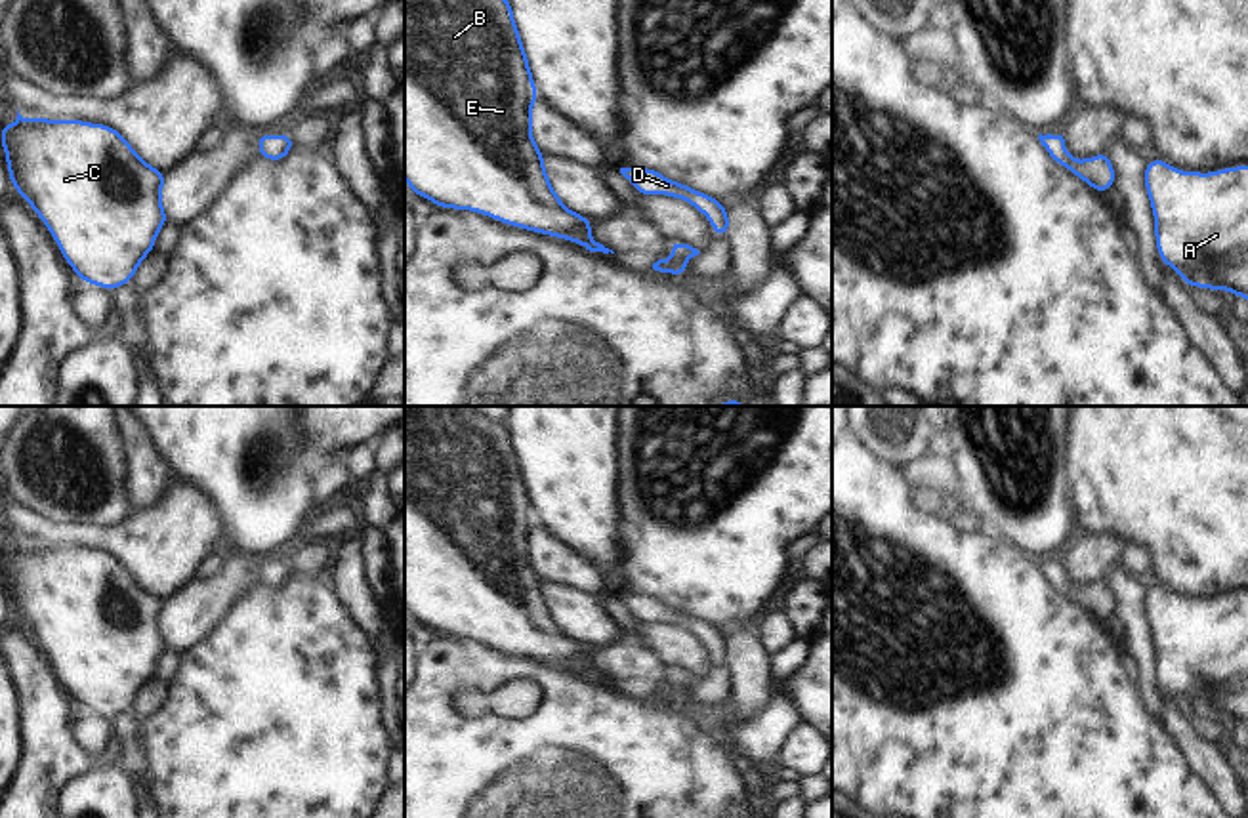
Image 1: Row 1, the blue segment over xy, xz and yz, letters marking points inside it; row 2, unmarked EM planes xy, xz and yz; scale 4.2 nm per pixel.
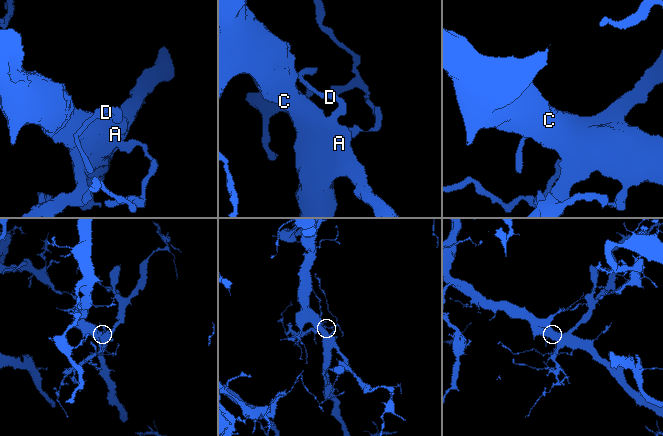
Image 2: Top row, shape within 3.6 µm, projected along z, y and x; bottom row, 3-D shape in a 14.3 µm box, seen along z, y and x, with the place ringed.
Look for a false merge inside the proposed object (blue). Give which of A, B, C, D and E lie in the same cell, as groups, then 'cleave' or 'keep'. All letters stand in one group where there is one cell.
A B C D E; keep

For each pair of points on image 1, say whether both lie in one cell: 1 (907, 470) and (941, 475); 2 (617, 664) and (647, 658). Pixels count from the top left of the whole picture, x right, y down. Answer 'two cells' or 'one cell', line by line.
1: one cell
2: one cell

